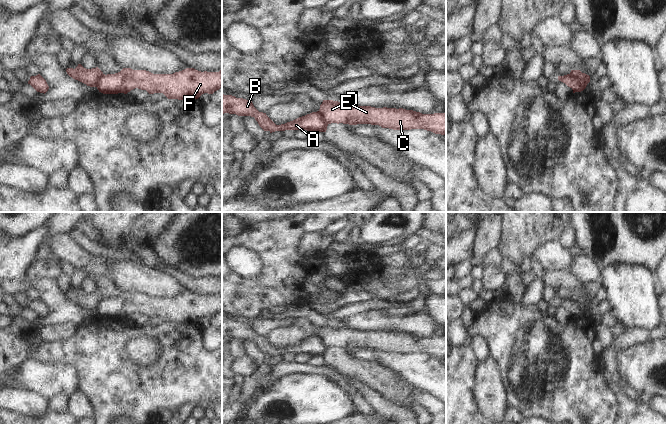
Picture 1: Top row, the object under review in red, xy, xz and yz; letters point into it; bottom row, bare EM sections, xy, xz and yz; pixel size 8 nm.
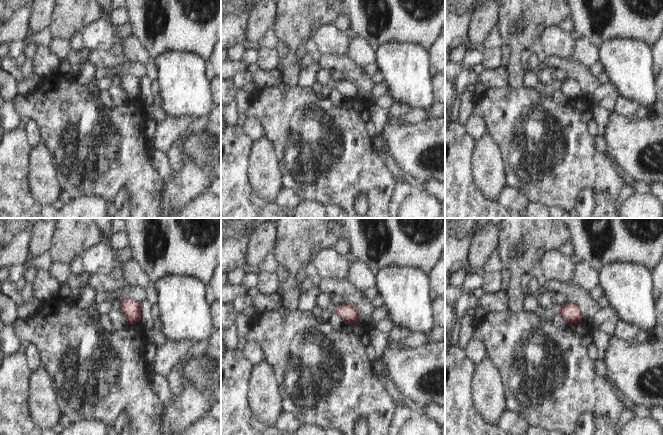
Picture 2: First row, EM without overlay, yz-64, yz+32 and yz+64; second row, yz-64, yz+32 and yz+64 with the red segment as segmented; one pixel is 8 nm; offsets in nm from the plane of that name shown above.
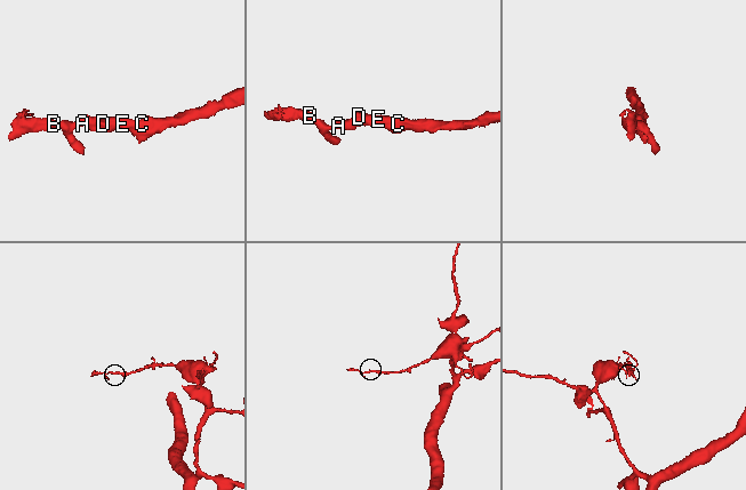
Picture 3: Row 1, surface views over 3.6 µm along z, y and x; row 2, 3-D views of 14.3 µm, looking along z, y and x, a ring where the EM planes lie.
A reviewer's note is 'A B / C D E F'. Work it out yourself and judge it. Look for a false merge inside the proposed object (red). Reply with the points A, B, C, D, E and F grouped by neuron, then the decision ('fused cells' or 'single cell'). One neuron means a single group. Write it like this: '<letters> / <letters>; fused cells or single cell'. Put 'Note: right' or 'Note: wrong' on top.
Note: right
A B / C D E F; fused cells

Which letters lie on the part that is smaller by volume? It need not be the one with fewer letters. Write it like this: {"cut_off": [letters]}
{"cut_off": ["A", "B"]}

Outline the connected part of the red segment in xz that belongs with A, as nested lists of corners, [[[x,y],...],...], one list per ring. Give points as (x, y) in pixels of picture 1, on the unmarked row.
[[[222,318],[222,338],[224,337],[254,341],[259,350],[264,355],[269,355],[270,357],[285,354],[307,354],[310,357],[326,356],[328,350],[328,347],[319,335],[312,336],[285,348],[276,349],[266,337],[259,336],[251,324]]]

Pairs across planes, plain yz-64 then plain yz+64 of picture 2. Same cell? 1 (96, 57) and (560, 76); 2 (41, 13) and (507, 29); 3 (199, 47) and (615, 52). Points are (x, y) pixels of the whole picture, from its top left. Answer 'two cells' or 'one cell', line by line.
1: two cells
2: two cells
3: two cells

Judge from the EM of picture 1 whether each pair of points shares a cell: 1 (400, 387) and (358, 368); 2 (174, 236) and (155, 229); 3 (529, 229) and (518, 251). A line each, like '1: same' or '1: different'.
1: same
2: different
3: same

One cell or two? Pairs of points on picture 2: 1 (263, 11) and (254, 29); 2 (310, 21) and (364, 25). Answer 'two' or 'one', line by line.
1: one
2: two

